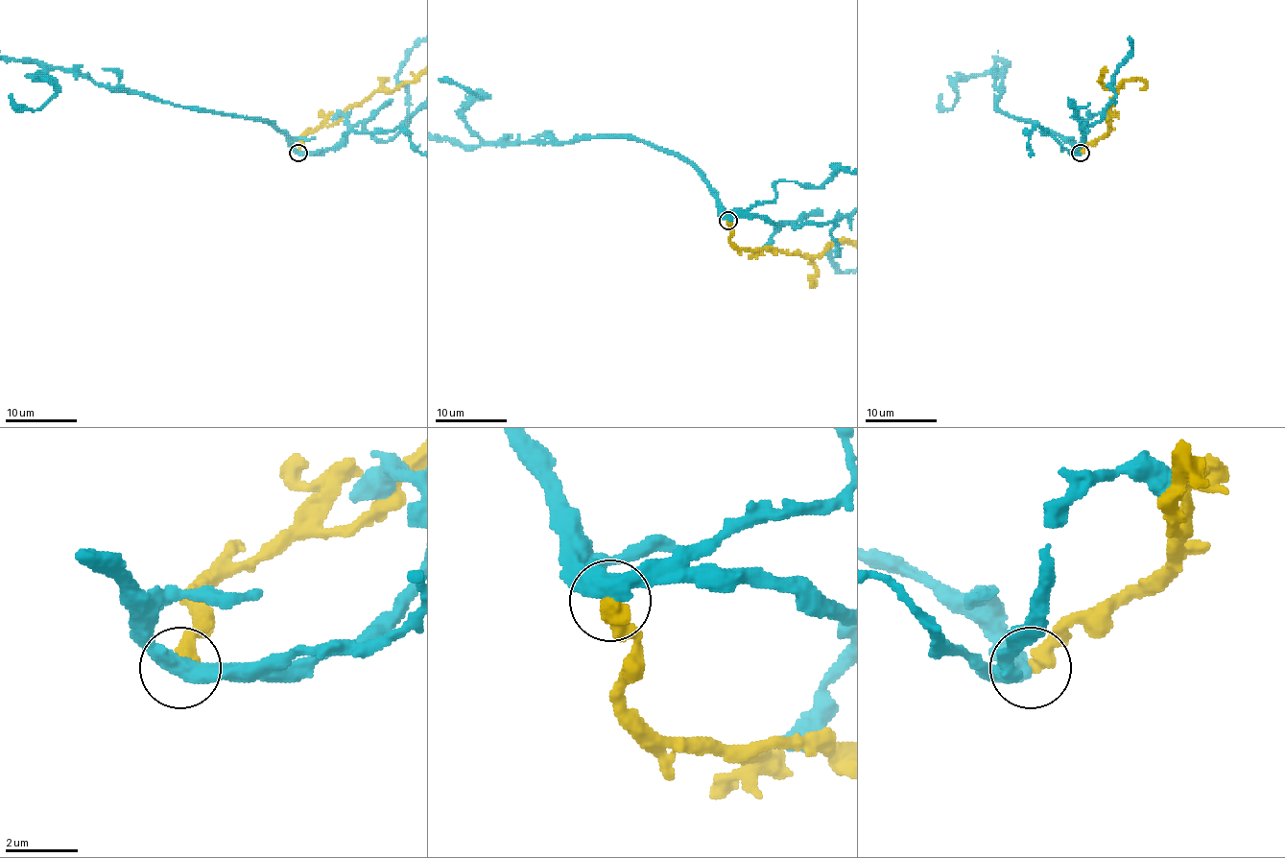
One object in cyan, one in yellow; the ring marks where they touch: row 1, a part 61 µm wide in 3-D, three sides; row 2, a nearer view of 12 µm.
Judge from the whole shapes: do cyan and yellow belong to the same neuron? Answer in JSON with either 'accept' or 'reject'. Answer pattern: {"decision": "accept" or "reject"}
{"decision": "reject"}

